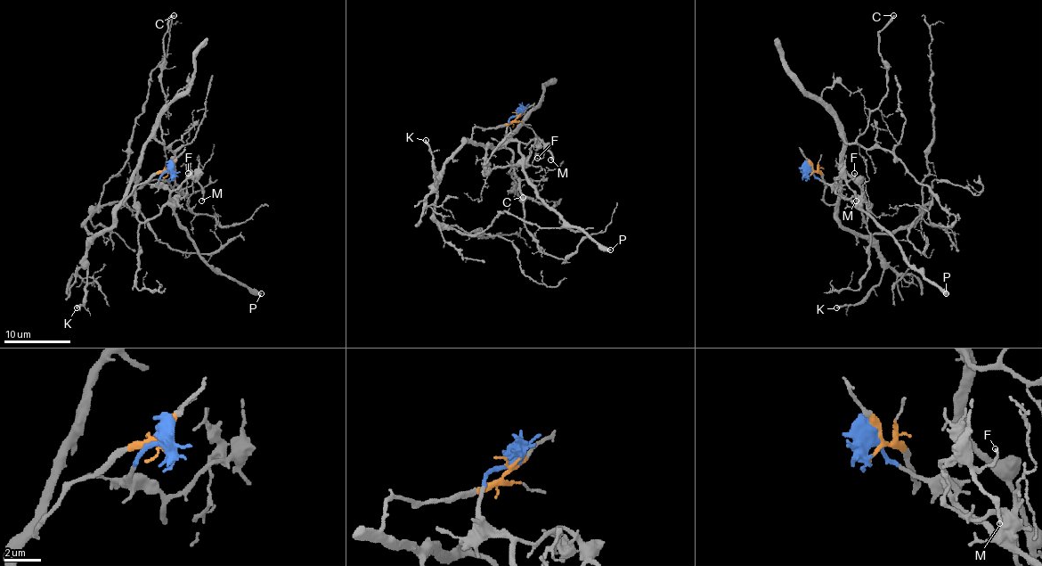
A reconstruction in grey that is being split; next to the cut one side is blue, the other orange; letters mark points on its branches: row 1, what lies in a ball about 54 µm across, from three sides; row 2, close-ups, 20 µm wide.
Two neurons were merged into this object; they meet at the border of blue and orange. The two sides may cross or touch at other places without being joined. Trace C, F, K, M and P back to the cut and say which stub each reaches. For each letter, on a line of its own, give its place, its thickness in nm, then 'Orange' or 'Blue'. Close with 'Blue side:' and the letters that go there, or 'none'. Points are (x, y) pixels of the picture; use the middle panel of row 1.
C: Place: (523, 197). Thickness 240 nm. Orange
F: Place: (537, 158). Thickness 130 nm. Blue
K: Place: (426, 140). Thickness 300 nm. Orange
M: Place: (550, 159). Thickness 130 nm. Blue
P: Place: (610, 250). Thickness 440 nm. Blue
Blue side: F, M, P

